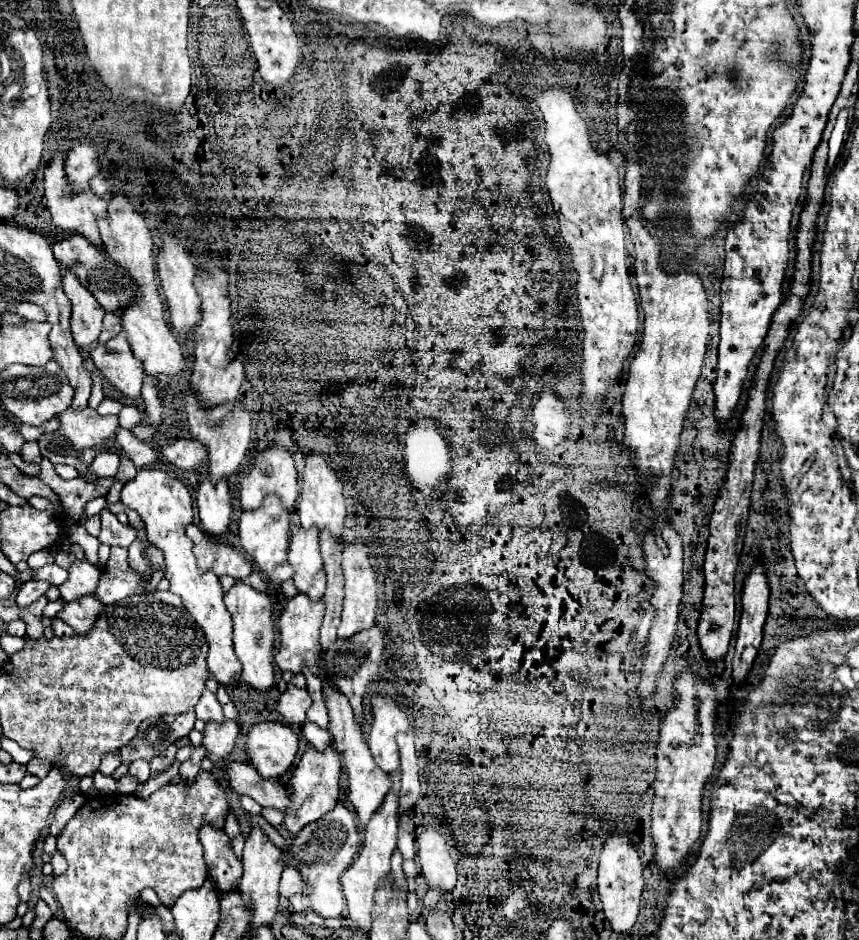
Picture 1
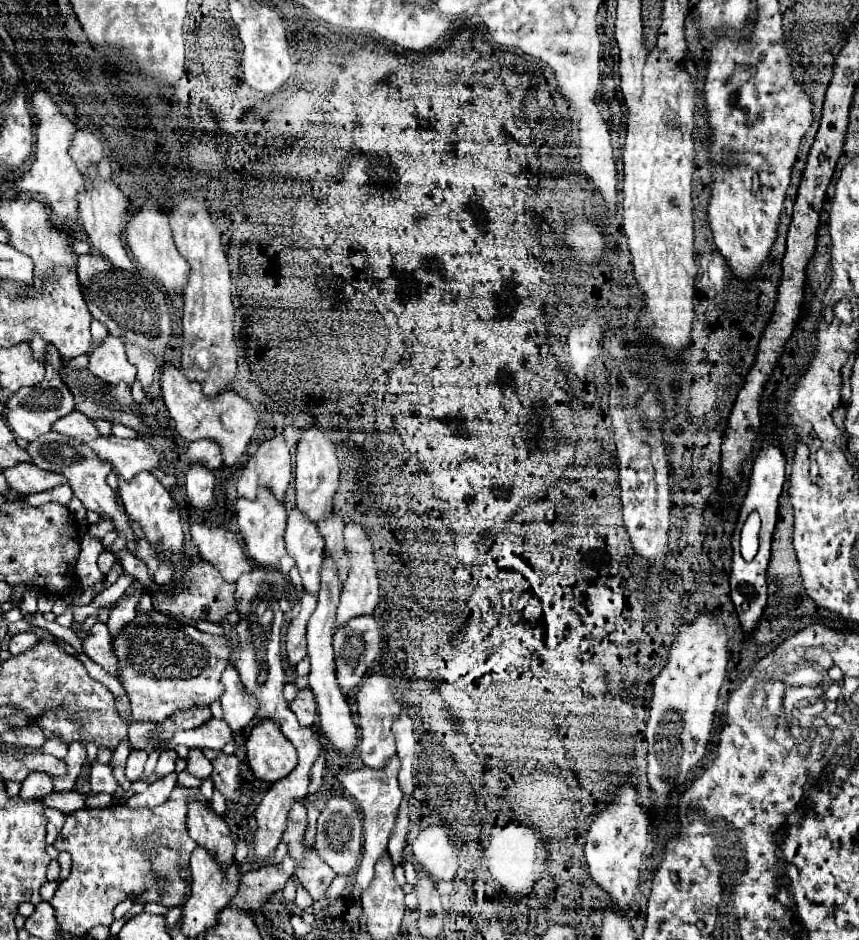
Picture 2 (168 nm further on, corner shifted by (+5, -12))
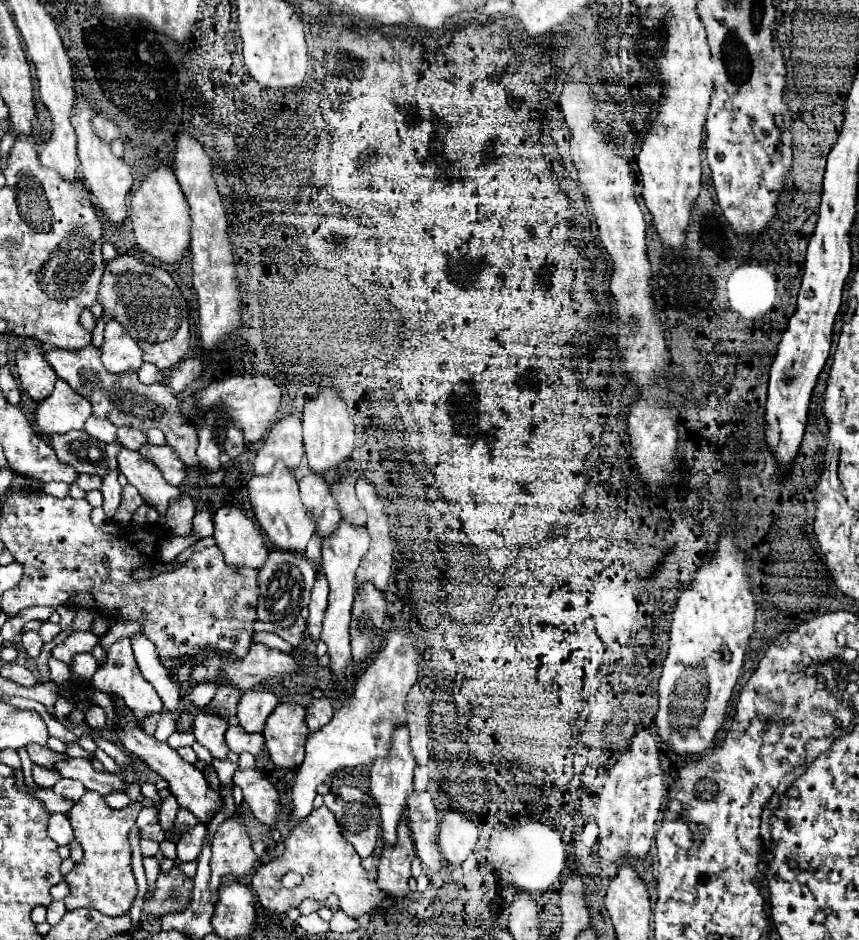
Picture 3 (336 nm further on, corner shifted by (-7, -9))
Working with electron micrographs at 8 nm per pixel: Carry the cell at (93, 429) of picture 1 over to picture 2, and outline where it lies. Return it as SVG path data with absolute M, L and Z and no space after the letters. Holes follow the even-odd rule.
M98 436L92 442L82 442L88 444L92 450L96 450L96 456L100 456L100 460L110 462L112 470L118 472L124 480L132 480L138 472L142 470L154 470L158 466L158 454L142 440L142 438L116 438L116 436Z

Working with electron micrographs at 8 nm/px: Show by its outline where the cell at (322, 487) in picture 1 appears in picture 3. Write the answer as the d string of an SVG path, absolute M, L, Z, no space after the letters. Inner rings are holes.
M326 387L318 393L314 393L302 411L302 433L304 433L304 447L308 455L310 469L314 473L326 475L328 471L340 467L354 449L354 421L346 407L344 397L334 389Z

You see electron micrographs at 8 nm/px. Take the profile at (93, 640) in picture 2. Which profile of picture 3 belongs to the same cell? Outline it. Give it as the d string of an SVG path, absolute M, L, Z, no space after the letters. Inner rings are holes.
M120 639L118 643L114 643L108 649L108 661L104 667L100 667L92 679L92 687L98 691L112 691L116 695L120 695L126 703L126 707L134 713L134 717L138 719L138 723L144 723L148 717L158 715L162 711L162 701L156 693L156 689L152 689L152 685L148 685L148 681L144 681L136 661L134 661L134 653L130 647L128 639Z

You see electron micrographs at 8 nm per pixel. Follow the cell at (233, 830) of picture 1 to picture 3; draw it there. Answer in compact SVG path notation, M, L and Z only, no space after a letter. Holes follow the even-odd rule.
M213 760L212 766L214 767L220 784L223 787L232 788L232 779L235 771L238 769L238 764L232 763L229 760Z

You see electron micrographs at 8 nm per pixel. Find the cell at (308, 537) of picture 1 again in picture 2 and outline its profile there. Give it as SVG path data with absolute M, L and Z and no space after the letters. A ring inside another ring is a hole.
M296 508L290 510L290 516L288 516L286 548L300 570L304 592L312 592L314 596L318 596L320 568L324 562L324 540L318 534L316 524L310 522Z

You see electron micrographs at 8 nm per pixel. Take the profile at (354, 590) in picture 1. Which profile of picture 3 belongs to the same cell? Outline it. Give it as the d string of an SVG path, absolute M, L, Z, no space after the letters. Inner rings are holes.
M359 478L356 482L356 495L368 513L366 527L370 529L372 543L368 553L362 557L360 567L356 571L356 581L374 583L380 591L386 589L390 573L392 573L392 535L390 535L390 521L384 511L384 505L378 499L378 491L374 483L366 478Z

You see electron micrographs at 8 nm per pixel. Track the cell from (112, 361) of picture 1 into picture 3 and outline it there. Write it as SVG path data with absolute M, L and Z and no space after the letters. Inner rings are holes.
M114 319L108 321L104 327L102 363L110 373L124 373L130 369L136 371L142 365L142 349Z

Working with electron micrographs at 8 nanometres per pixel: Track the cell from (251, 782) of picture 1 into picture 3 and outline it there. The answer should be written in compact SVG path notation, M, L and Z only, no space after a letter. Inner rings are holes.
M324 805L314 809L290 831L284 841L284 855L264 867L258 867L256 875L252 877L252 887L258 895L260 905L274 913L286 913L288 909L298 907L304 899L316 899L324 903L330 895L336 895L340 901L340 909L348 917L360 919L380 911L384 907L384 899L388 899L388 893L380 891L376 881L372 881L372 875L362 867L360 857L352 849L352 845L344 841L336 817ZM288 871L300 873L302 883L294 891L288 891L288 897L284 897L284 889L278 889L278 881Z

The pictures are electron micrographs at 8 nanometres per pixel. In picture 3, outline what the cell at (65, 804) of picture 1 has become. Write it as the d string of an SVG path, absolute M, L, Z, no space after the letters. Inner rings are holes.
M54 813L48 819L48 835L58 843L58 845L68 845L74 837L70 821L64 813Z

